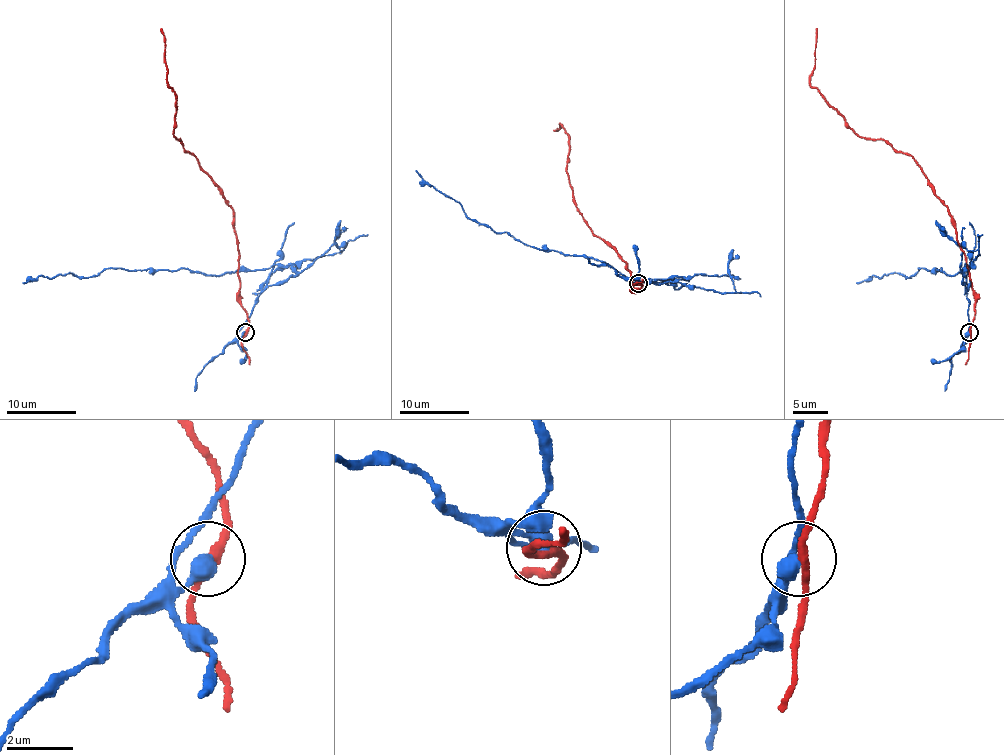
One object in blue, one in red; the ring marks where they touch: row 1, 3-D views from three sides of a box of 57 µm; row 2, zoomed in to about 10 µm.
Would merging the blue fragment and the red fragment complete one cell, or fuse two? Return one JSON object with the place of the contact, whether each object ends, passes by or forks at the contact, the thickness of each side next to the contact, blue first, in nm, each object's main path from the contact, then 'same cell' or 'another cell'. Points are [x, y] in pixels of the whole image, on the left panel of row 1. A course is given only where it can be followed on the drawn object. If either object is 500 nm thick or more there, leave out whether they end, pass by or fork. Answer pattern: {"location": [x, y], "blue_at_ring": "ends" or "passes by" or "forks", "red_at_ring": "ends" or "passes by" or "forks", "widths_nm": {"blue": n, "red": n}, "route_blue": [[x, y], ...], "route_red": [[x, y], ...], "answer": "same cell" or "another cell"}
{"location": [245, 332], "widths_nm": {"blue": 500, "red": 240}, "route_blue": [[245, 332], [269, 269], [209, 276], [113, 269], [22, 283]], "route_red": [[245, 332], [248, 319], [232, 209], [220, 186], [173, 134], [176, 93], [167, 85], [160, 29]], "answer": "another cell"}

